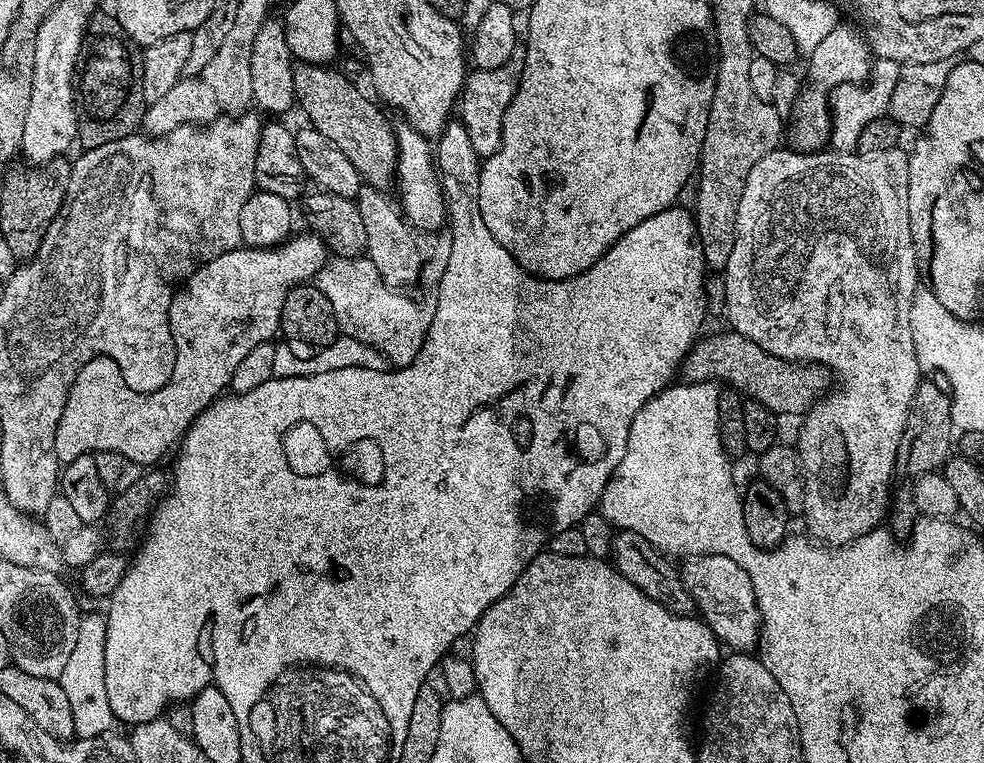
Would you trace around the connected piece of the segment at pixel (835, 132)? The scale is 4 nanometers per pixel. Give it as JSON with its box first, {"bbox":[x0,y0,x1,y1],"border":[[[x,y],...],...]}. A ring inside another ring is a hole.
{"bbox":[830,58,958,154],"border":[[[890,58],[876,60],[870,73],[869,86],[853,86],[851,84],[835,85],[830,96],[830,115],[832,118],[832,131],[830,133],[830,144],[835,151],[841,154],[852,154],[856,152],[858,134],[866,130],[870,122],[877,120],[879,116],[885,115],[891,106],[891,99],[894,95],[895,87],[903,79],[910,82],[922,82],[923,85],[943,88],[946,78],[950,78],[950,70],[958,63],[957,58],[942,58],[942,62],[926,62],[925,64],[905,64],[900,65]]]}

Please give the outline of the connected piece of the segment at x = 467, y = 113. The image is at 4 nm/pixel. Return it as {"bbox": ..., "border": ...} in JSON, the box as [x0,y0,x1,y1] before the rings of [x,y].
{"bbox":[458,46,526,158],"border":[[[518,46],[502,66],[494,70],[472,70],[467,73],[458,101],[458,120],[466,126],[466,134],[470,137],[470,146],[474,146],[474,154],[482,158],[498,154],[502,146],[502,122],[520,85],[525,62],[526,47]]]}

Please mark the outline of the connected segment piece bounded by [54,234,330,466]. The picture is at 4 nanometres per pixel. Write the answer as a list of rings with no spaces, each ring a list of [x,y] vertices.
[[[315,234],[307,235],[293,235],[282,246],[275,248],[235,248],[206,262],[193,276],[183,281],[182,287],[173,295],[168,311],[176,347],[174,374],[170,382],[157,392],[130,390],[130,386],[126,386],[122,370],[109,356],[96,356],[86,362],[86,366],[82,366],[78,378],[72,383],[54,438],[54,450],[61,465],[66,465],[79,456],[100,451],[116,451],[133,465],[159,465],[156,463],[184,439],[197,414],[204,411],[231,385],[234,366],[238,366],[238,362],[242,362],[242,358],[246,358],[246,354],[250,354],[254,346],[269,343],[273,339],[272,335],[280,332],[282,302],[286,302],[288,291],[296,284],[309,283],[329,259],[330,253],[324,247],[324,241]]]

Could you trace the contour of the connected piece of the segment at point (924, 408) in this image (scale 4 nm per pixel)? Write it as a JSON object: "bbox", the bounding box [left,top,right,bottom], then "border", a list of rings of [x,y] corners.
{"bbox":[896,379,954,478],"border":[[[921,379],[916,387],[912,405],[906,418],[902,442],[896,451],[896,466],[909,478],[915,478],[943,469],[954,452],[954,429],[952,427],[952,398],[943,387],[935,384],[935,379]]]}

